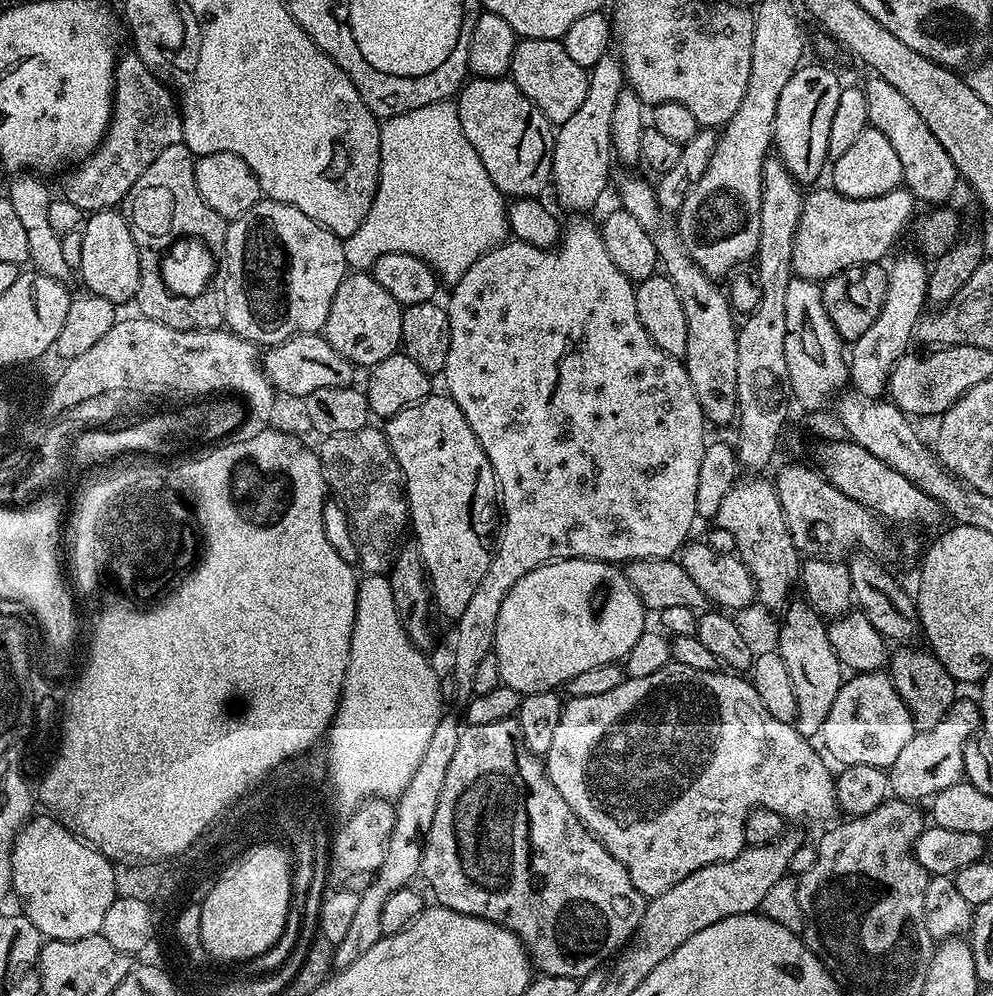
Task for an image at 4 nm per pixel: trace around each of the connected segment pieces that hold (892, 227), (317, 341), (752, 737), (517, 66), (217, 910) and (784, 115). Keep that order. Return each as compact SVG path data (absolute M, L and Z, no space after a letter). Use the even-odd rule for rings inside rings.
M830 186L820 187L811 189L805 195L802 214L799 216L799 230L795 234L794 252L791 255L792 271L799 279L824 282L853 266L883 261L909 222L915 206L918 206L914 195L902 186L878 198L868 199L850 199Z
M301 334L291 336L281 344L271 345L263 353L262 363L268 380L277 393L285 392L288 396L303 398L314 390L323 388L346 388L353 383L357 369L330 342L326 342L320 334Z
M669 662L664 668L644 678L625 678L607 694L598 694L595 698L569 699L558 718L554 739L550 742L546 771L558 794L566 798L570 810L574 810L574 814L578 814L578 818L596 835L602 846L606 846L606 850L610 850L610 854L614 854L614 858L622 862L622 866L630 874L630 882L634 882L638 891L645 898L651 898L658 894L666 894L670 886L678 886L682 878L690 878L690 874L706 866L733 860L746 846L744 827L751 812L760 809L776 812L788 822L828 820L832 815L837 815L834 772L828 769L829 761L823 755L820 757L812 744L815 743L809 737L803 736L792 724L778 722L778 718L770 718L770 714L766 714L766 706L762 706L762 698L758 698L758 690L754 690L751 679L740 674L729 674L724 670L707 672Z
M521 39L514 50L510 79L556 126L564 124L566 118L578 111L578 106L582 106L582 101L586 99L588 89L588 72L567 56L560 40Z
M256 842L240 853L235 862L228 864L212 881L212 886L199 903L201 912L201 938L204 951L216 960L248 960L255 961L278 938L284 929L288 917L288 906L293 903L292 865L289 853L284 853L276 844Z
M805 63L790 78L790 82L786 82L782 94L778 94L776 121L772 124L774 150L801 186L815 185L824 168L824 160L829 159L830 122L838 106L841 87L842 81L830 69L820 64Z

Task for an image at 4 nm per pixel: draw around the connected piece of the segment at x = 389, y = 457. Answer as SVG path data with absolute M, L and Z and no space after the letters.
M369 426L362 430L350 430L350 434L326 436L319 442L318 455L324 483L327 491L340 499L352 523L352 540L356 543L356 556L365 568L363 571L368 574L387 573L401 543L400 535L410 524L404 475L388 440L379 427Z

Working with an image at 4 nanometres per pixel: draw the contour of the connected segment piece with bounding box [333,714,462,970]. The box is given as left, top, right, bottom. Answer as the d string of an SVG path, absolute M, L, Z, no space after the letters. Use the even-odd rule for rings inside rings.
M448 714L441 715L440 724L434 726L434 734L426 745L426 754L422 754L422 762L410 778L410 786L395 801L396 821L394 830L390 834L388 853L384 855L382 866L377 868L372 884L365 892L359 893L360 901L355 917L351 920L351 927L344 935L342 942L336 944L334 954L335 969L345 968L366 954L374 942L378 942L384 935L382 930L382 906L386 906L386 898L398 890L409 887L415 876L419 877L424 862L424 840L430 830L430 822L434 822L434 810L438 810L438 794L442 794L442 786L446 782L446 770L450 770L450 762L454 758L454 750L458 750L458 738L461 725L456 725L456 720Z

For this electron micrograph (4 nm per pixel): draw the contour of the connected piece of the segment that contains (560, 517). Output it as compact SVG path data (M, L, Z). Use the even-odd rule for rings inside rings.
M580 214L569 219L572 221L566 224L560 243L554 248L530 246L515 238L492 248L470 265L460 281L451 285L452 297L446 300L450 318L450 350L446 354L442 379L448 387L445 388L447 395L451 396L458 410L462 410L466 422L470 422L470 430L474 430L482 450L486 450L486 458L490 458L490 466L496 475L498 500L502 505L502 531L495 541L490 566L482 582L478 582L474 598L470 598L466 610L462 610L462 614L454 622L456 633L452 636L450 675L457 684L456 704L460 706L467 705L474 695L474 674L478 671L482 658L493 655L498 610L502 610L502 602L518 582L518 578L530 574L530 570L538 566L551 564L554 560L602 560L617 566L627 565L630 560L646 558L667 560L675 557L684 547L691 537L688 535L692 532L692 523L697 523L698 520L698 469L702 466L706 443L706 421L698 402L698 394L694 394L694 386L690 386L690 374L684 369L683 363L654 346L654 338L646 334L646 326L642 326L638 318L633 281L628 280L626 274L618 270L618 266L614 266L614 261L606 250L606 242L602 242L597 221L587 220L588 218L587 215Z

